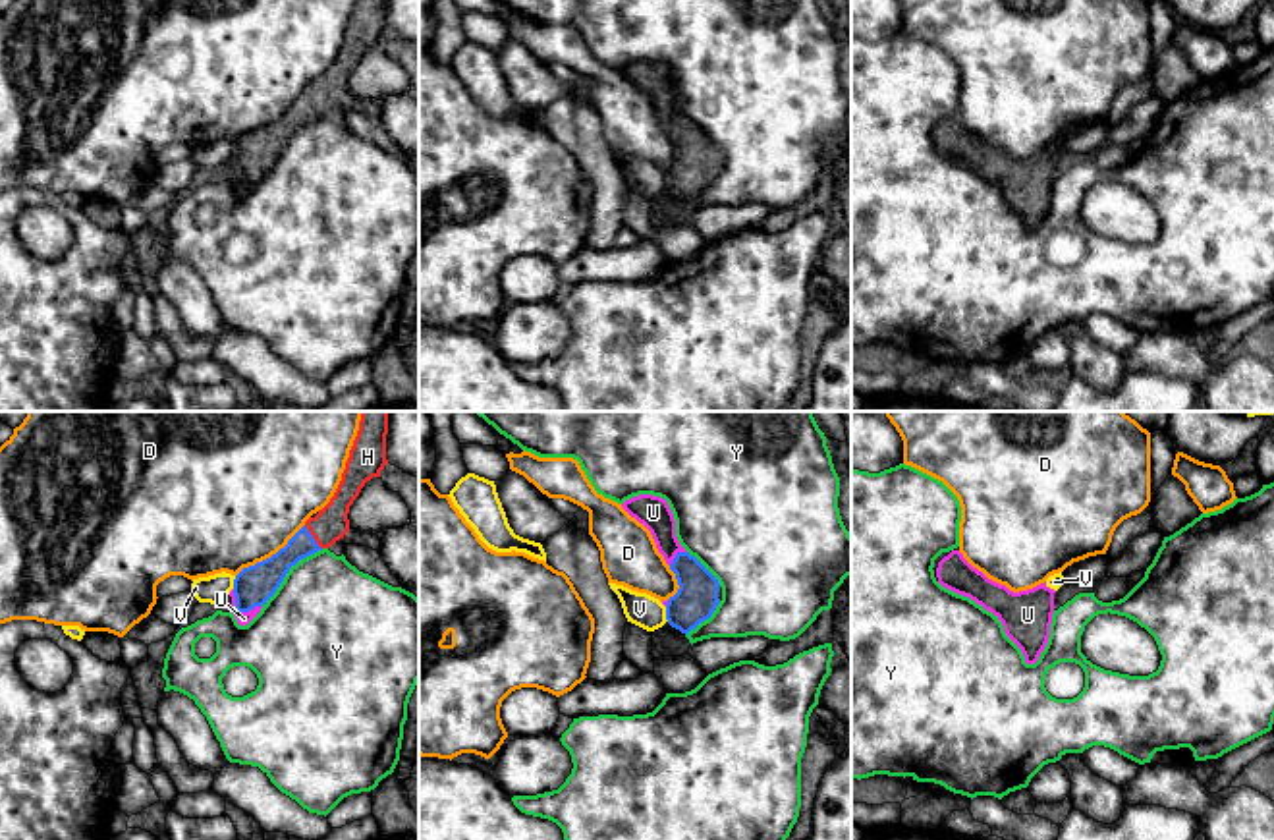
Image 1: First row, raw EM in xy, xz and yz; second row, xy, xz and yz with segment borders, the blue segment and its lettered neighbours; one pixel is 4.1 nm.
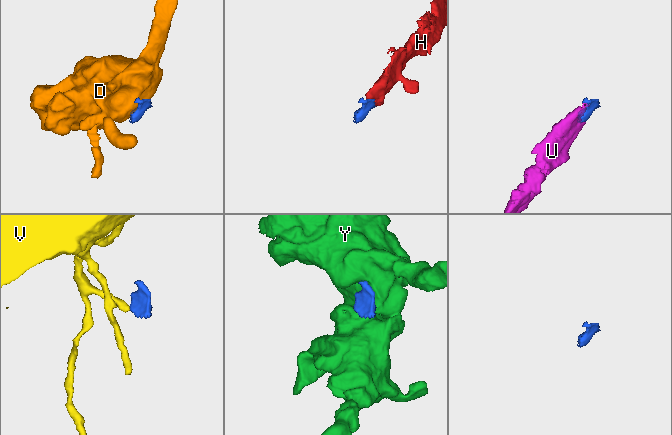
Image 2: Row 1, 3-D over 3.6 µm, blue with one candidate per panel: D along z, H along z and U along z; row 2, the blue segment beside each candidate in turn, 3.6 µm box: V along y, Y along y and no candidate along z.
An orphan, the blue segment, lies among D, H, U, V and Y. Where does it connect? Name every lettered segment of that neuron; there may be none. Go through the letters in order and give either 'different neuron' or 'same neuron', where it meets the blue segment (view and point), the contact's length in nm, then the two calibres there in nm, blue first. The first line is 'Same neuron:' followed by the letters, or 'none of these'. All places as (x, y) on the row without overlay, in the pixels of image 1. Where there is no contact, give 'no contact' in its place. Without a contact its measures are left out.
Same neuron: H, U
D: different neuron; meets blue in xy at (273, 122); contact 360 nm long; 170 nm thick on the blue side, 500 nm on the other
H: same neuron; meets blue in xy at (311, 105); contact 130 nm long; 130 nm thick on the blue side, 150 nm on the other
U: same neuron; meets blue in xy at (240, 178); contact 150 nm long; 170 nm thick on the blue side, 60 nm on the other
V: different neuron; meets blue in xz at (666, 182); contact 70 nm long; 180 nm thick on the blue side, 140 nm on the other
Y: different neuron; meets blue in xy at (288, 138); contact 360 nm long; 170 nm thick on the blue side, 480 nm on the other

